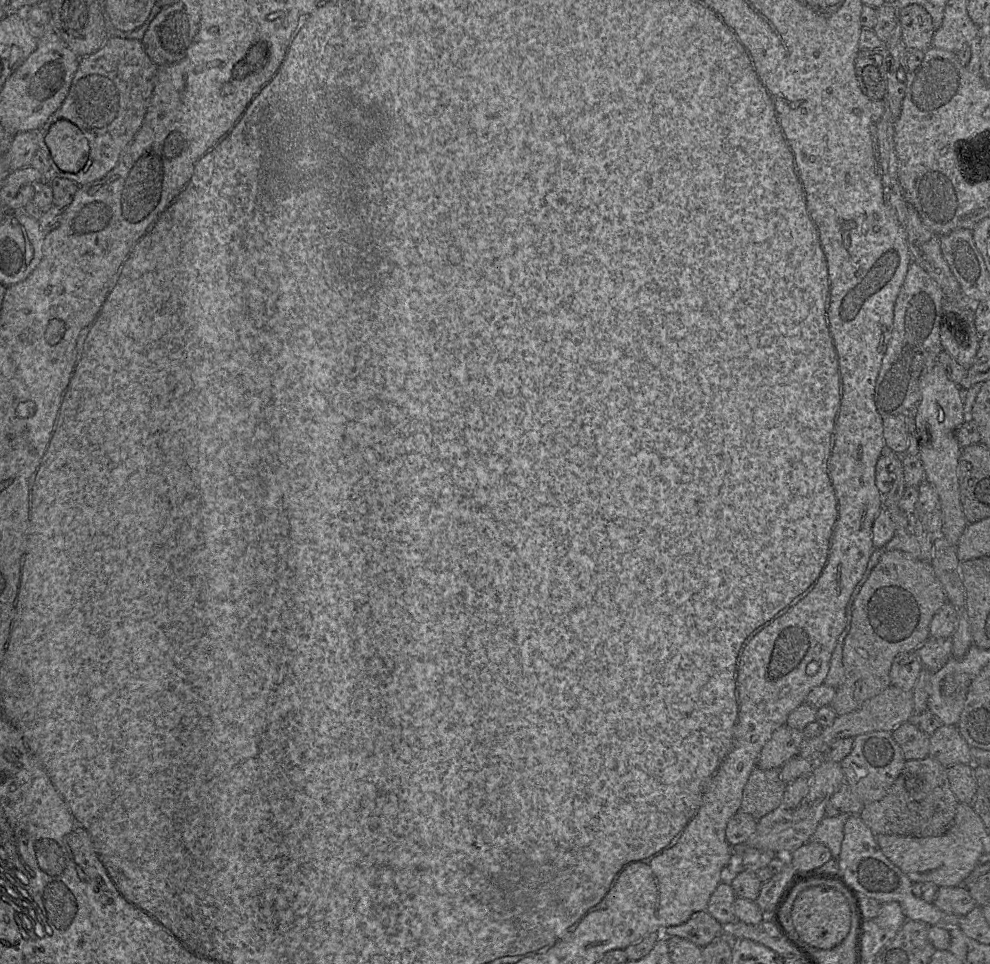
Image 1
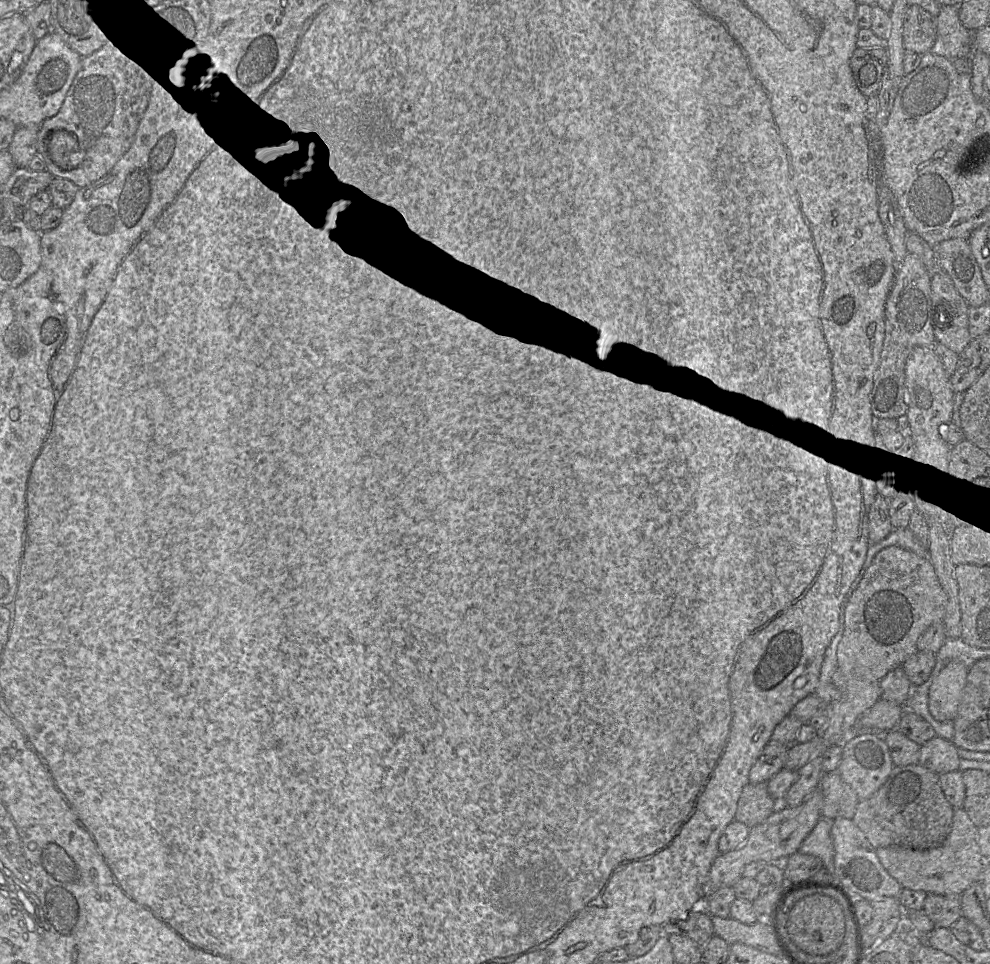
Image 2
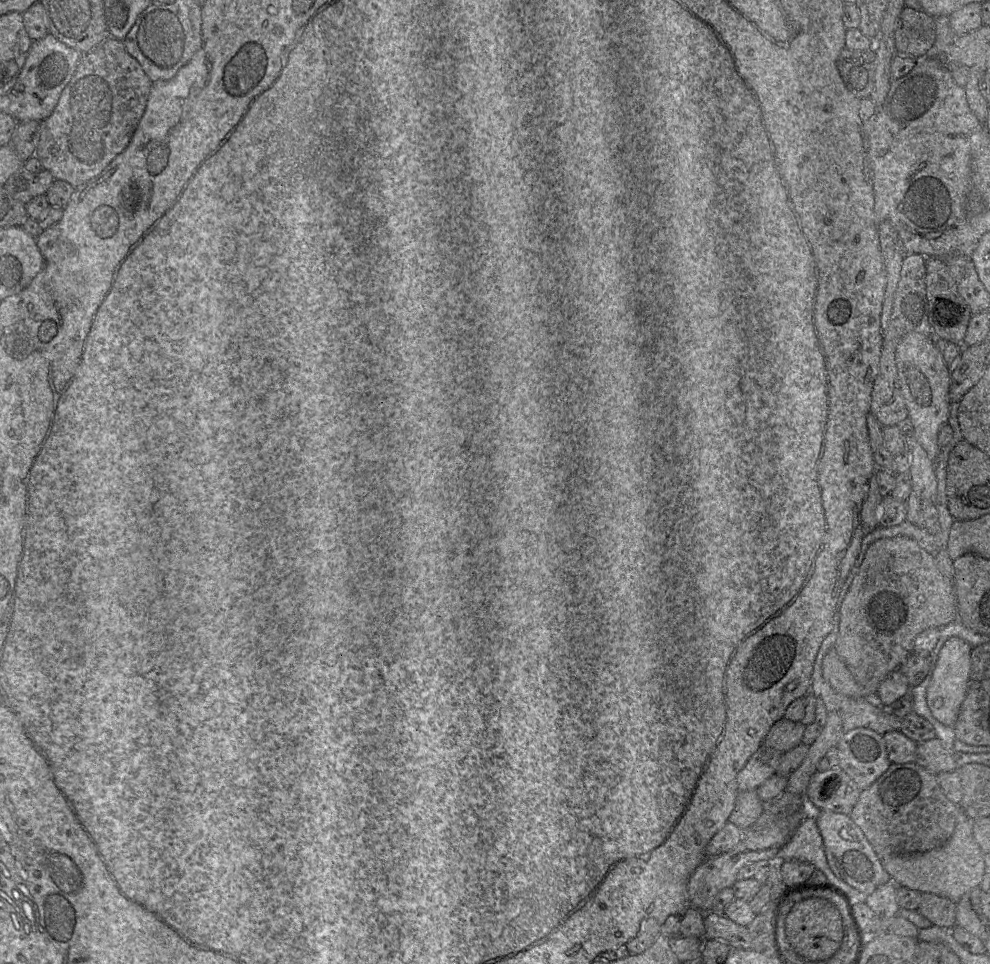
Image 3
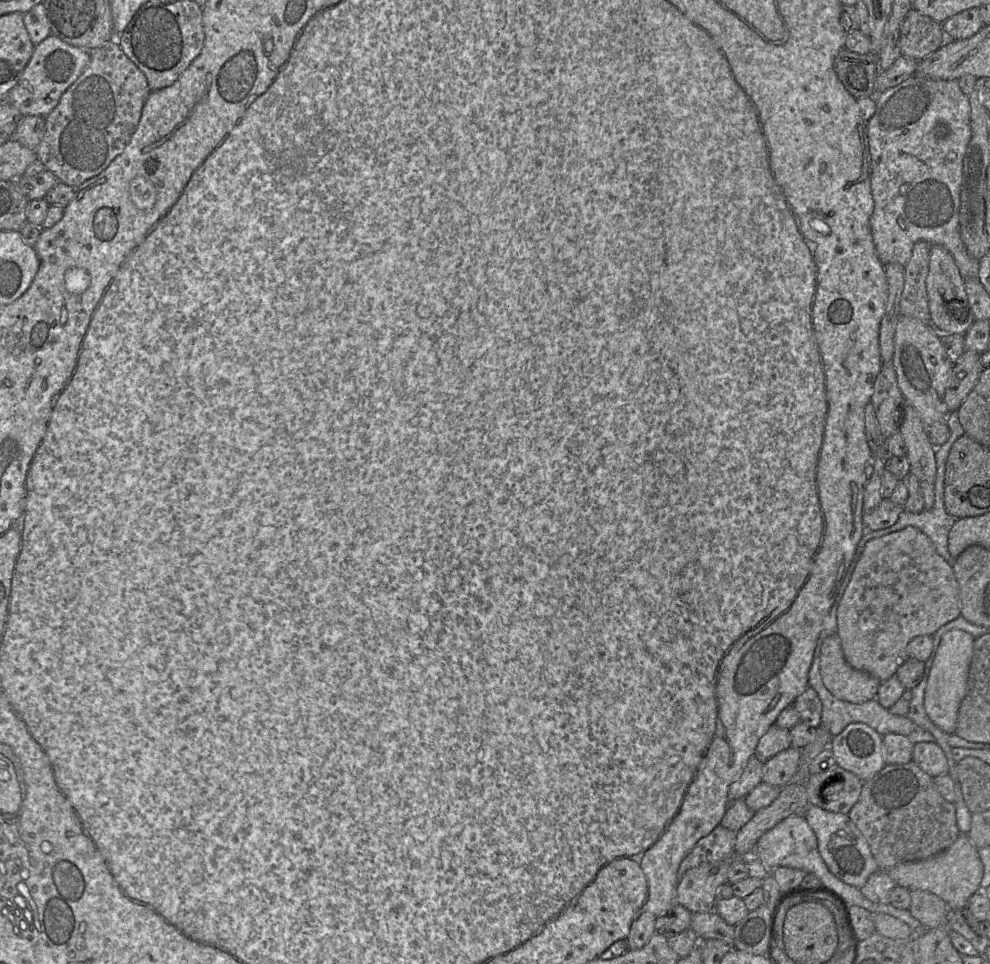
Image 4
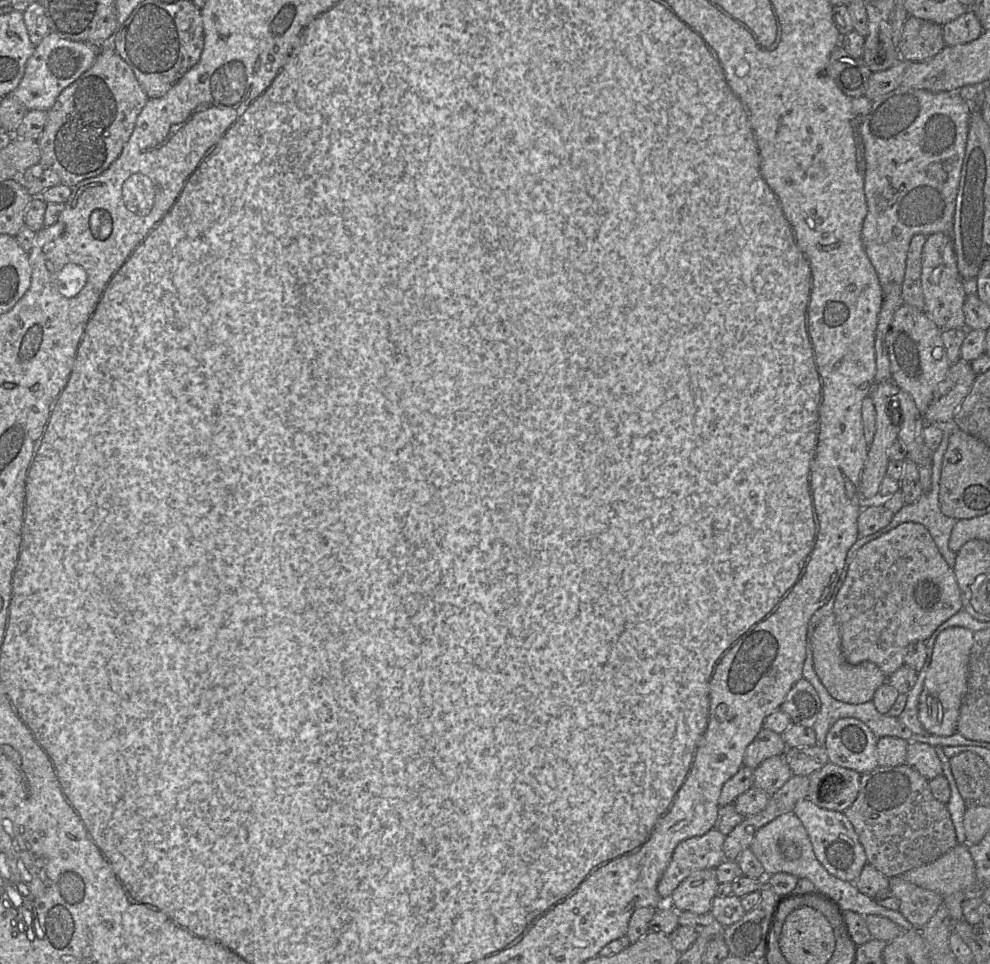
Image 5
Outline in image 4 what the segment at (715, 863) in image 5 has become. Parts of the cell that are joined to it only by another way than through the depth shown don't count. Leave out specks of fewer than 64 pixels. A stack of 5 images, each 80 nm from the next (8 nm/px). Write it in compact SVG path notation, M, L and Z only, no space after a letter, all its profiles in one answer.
M716 826L708 835L698 840L690 853L682 860L678 874L679 878L686 871L705 862L719 862L733 859L735 853L736 832Z

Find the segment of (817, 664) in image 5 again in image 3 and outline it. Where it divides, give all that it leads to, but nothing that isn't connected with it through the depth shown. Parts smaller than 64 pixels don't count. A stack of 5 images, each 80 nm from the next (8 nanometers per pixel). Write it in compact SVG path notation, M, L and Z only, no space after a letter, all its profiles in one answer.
M834 646L823 658L822 673L829 685L838 693L853 698L864 698L863 687L855 680Z

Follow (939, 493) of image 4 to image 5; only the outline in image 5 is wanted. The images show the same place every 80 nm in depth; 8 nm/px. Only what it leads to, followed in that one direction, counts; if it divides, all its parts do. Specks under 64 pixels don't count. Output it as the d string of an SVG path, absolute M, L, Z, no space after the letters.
M951 420L951 421L944 423L942 425L942 428L943 428L943 432L944 432L943 439L942 439L940 445L938 446L938 448L935 451L933 451L933 455L932 455L932 463L931 463L932 486L931 486L930 491L922 493L922 495L919 497L919 499L911 504L905 503L896 513L894 513L891 522L887 526L881 528L874 534L870 534L867 537L866 536L859 537L855 541L855 543L850 547L850 549L847 552L845 564L844 564L844 567L843 567L841 575L840 575L841 582L845 579L849 565L853 561L857 551L864 544L881 536L882 534L887 533L888 531L892 530L893 528L897 527L899 524L904 523L904 522L915 522L915 523L922 524L929 531L933 541L935 542L939 552L941 553L941 555L943 556L943 558L945 559L947 564L951 568L953 568L954 562L955 562L955 552L953 552L949 548L949 538L950 538L952 528L954 527L957 520L954 518L948 517L942 513L942 511L940 509L940 505L939 505L939 486L940 486L940 477L941 477L941 468L942 468L943 457L944 457L944 454L948 448L949 438L950 438L951 434L955 430L958 429L958 426L953 420Z

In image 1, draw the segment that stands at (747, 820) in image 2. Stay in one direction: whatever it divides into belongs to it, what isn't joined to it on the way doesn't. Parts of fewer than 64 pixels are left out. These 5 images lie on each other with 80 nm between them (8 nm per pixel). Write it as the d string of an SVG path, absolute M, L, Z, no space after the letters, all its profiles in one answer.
M755 768L744 787L739 811L759 820L783 804L786 786L779 769Z

